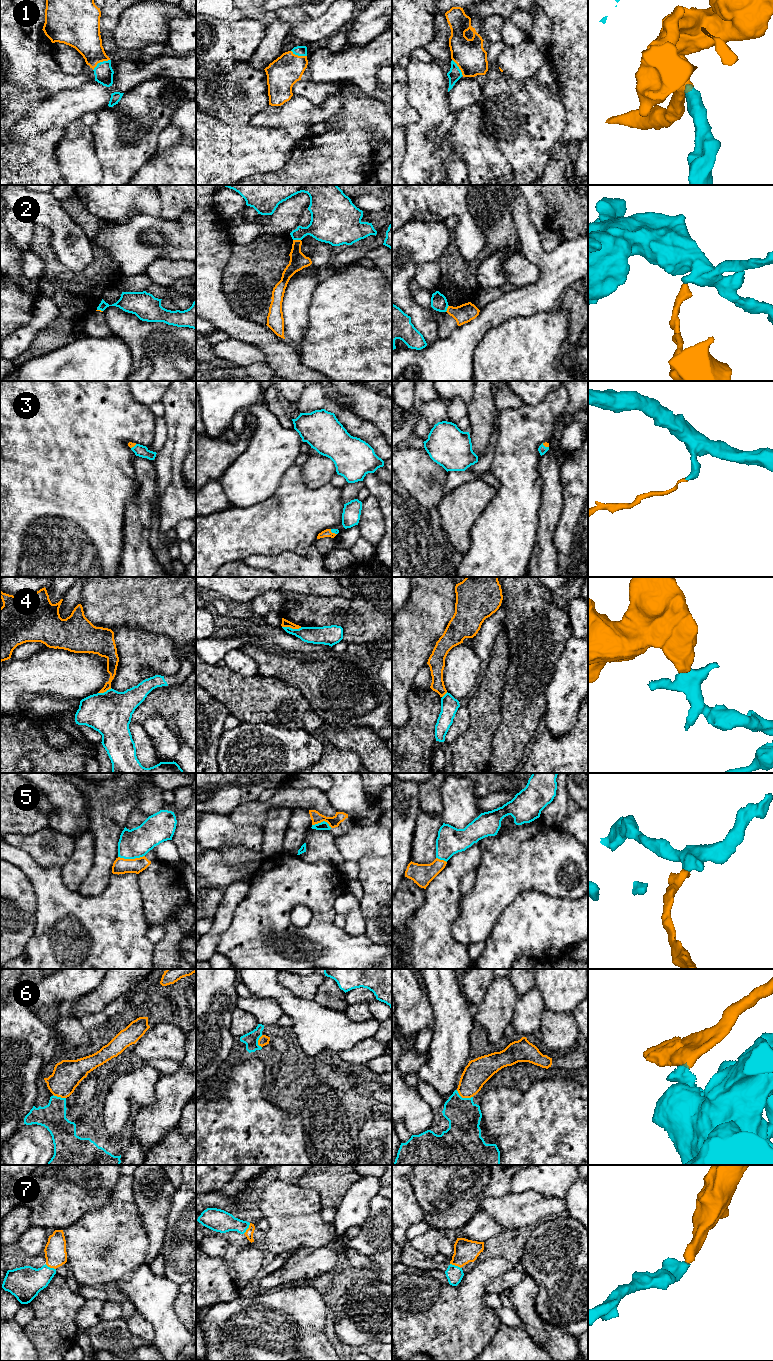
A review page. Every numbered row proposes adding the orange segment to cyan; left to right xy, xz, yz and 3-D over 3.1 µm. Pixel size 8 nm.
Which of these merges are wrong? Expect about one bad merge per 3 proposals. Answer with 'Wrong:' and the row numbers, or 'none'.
Wrong: 2, 4, 5, 6

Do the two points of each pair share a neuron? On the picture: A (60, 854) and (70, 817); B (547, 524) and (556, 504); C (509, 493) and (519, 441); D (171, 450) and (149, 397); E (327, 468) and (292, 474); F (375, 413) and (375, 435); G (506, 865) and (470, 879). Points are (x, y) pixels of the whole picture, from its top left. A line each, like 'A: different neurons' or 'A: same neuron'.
A: different neurons
B: same neuron
C: same neuron
D: different neurons
E: different neurons
F: different neurons
G: different neurons

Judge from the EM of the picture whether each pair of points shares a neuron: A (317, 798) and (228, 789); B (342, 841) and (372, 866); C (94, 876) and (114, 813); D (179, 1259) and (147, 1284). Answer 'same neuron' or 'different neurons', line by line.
A: different neurons
B: different neurons
C: same neuron
D: different neurons

